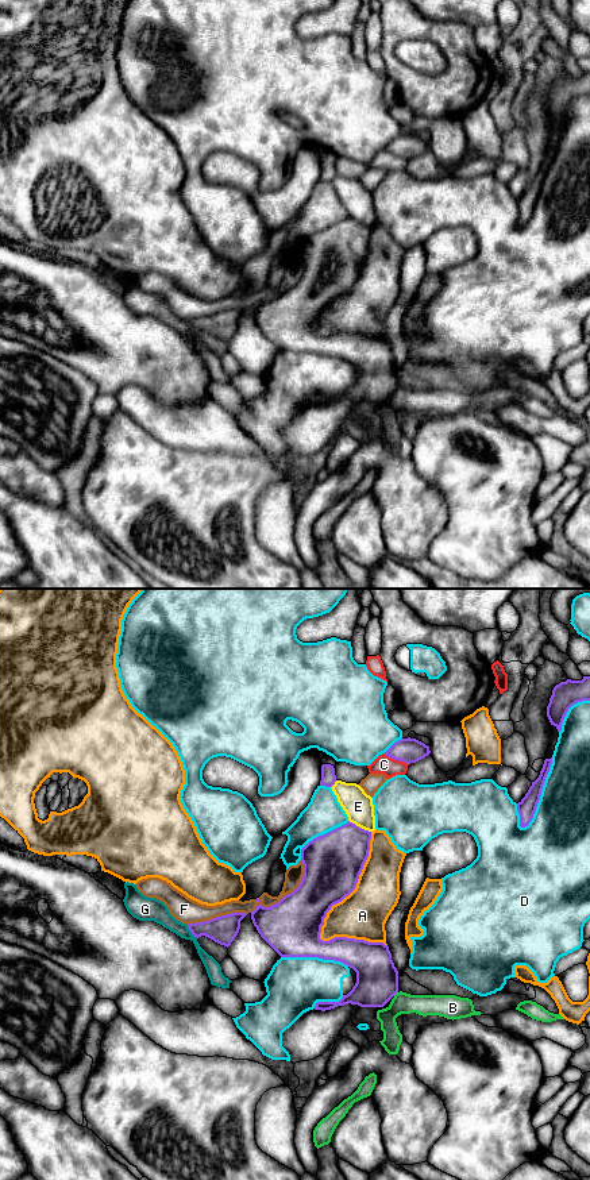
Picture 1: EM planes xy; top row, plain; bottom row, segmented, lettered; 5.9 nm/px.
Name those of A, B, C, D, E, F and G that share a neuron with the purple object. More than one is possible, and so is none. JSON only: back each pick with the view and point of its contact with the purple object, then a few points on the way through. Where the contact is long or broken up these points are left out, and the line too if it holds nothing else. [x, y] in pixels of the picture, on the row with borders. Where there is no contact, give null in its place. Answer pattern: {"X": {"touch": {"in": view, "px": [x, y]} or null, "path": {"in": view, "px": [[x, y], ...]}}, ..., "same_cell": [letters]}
{"F": {"touch": {"in": "xy", "px": [288, 894]}}, "same_cell": ["F"]}

